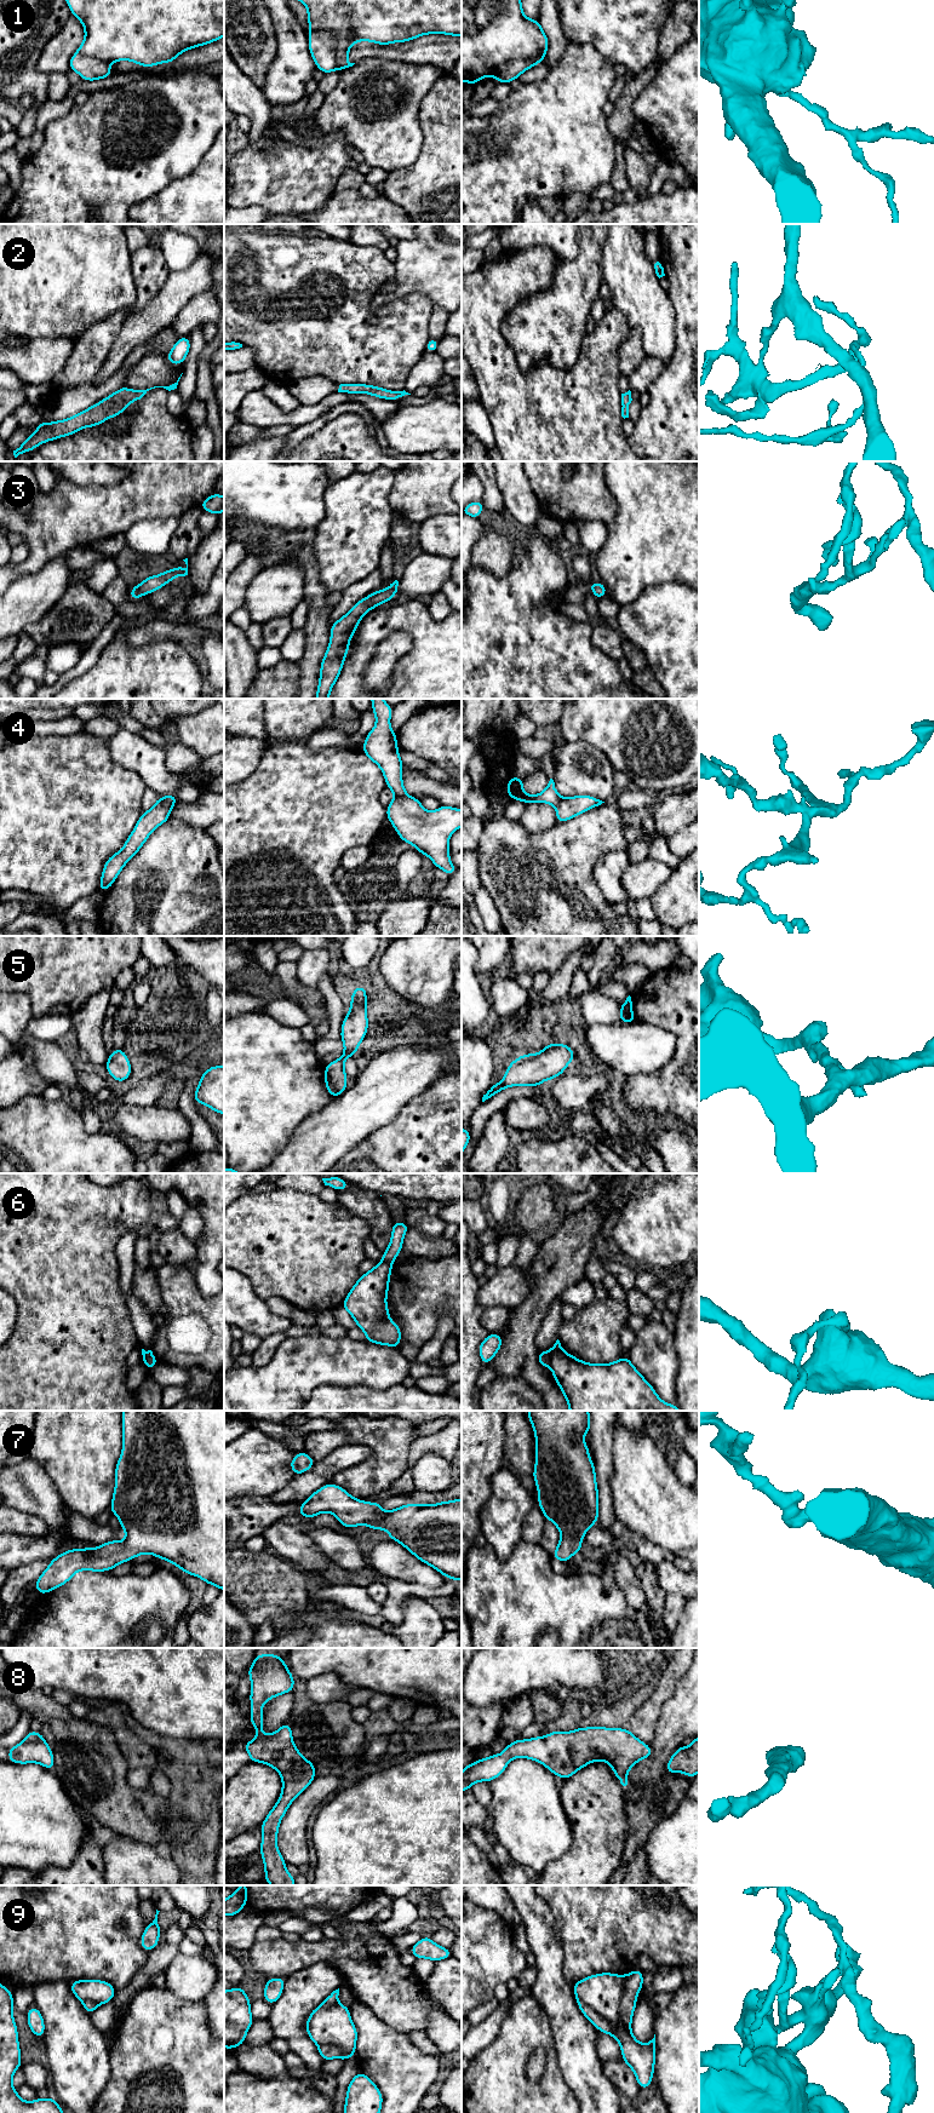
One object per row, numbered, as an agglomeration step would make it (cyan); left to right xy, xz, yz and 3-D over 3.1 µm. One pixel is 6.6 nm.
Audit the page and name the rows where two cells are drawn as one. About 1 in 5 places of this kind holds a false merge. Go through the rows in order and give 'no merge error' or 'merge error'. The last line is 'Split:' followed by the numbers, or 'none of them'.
1: no merge error
2: no merge error
3: no merge error
4: merge error
5: no merge error
6: merge error
7: no merge error
8: no merge error
9: merge error
Split: 4, 6, 9

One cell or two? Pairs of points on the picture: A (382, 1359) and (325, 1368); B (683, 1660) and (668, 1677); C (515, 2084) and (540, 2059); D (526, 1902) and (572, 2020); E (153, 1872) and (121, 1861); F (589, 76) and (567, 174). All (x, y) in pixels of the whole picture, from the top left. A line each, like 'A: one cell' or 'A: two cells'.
A: one cell
B: one cell
C: two cells
D: one cell
E: one cell
F: one cell

